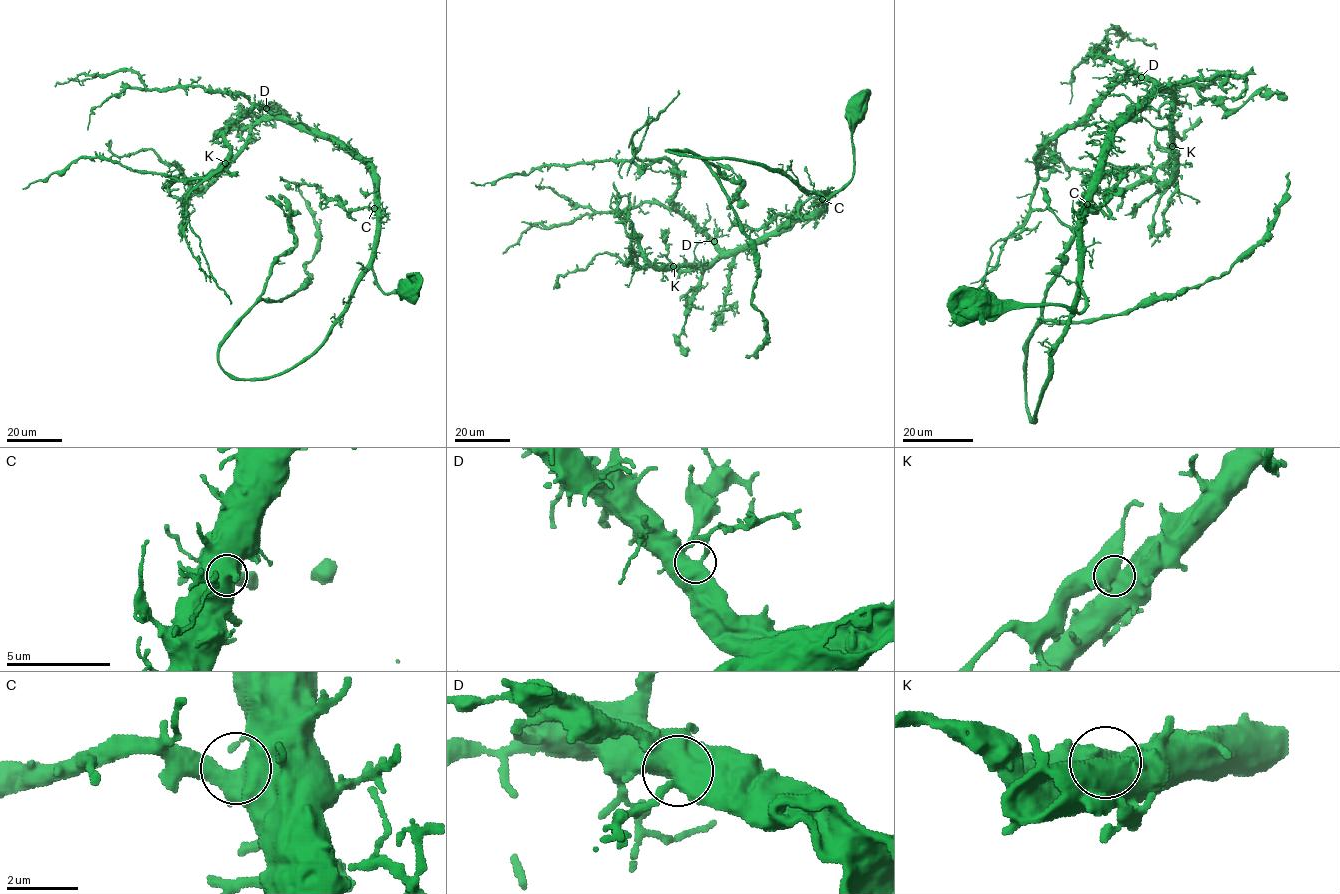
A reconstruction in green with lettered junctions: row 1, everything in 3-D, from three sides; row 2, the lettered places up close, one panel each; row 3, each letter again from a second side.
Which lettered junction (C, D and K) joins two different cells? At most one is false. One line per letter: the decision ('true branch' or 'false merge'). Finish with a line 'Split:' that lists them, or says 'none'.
C: true branch
D: true branch
K: false merge
Split: K

